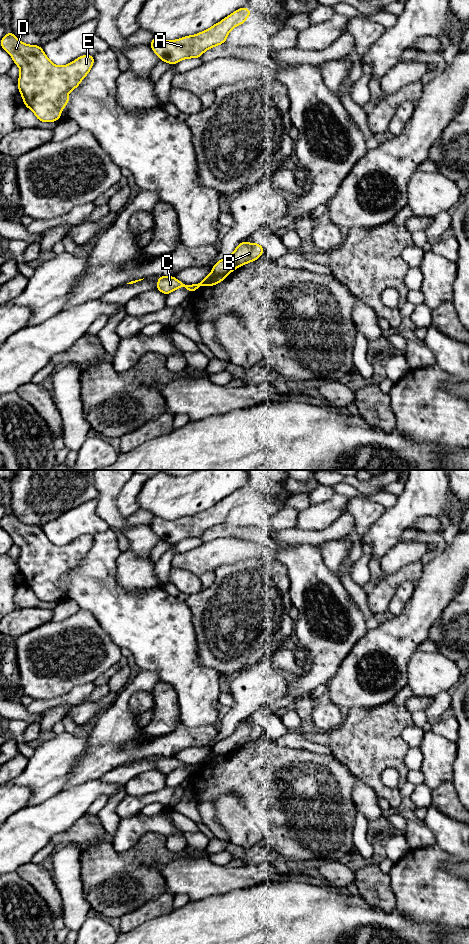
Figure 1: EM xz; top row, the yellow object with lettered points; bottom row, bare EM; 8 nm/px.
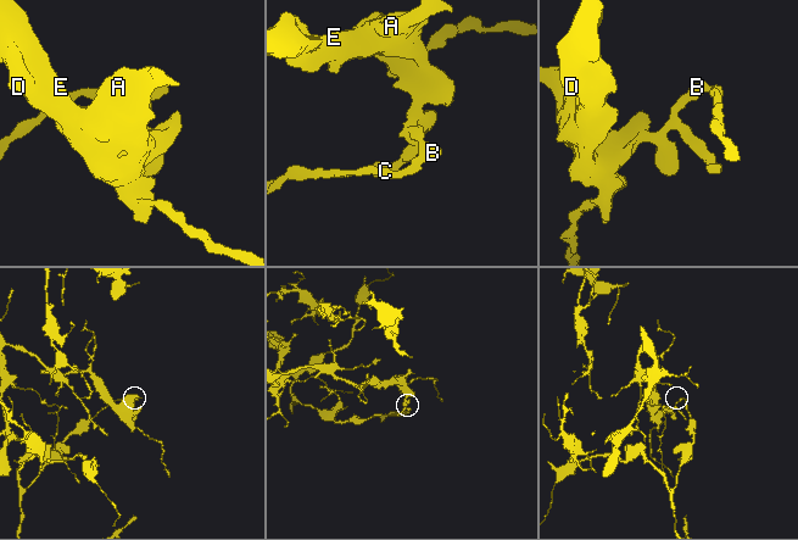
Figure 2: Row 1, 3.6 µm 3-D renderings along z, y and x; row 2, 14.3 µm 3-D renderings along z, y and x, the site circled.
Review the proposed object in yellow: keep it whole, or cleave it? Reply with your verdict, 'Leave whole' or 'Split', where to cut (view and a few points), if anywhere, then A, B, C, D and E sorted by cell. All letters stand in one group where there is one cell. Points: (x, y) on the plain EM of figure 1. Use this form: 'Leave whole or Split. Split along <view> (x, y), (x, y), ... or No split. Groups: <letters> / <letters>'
Split. Split along xz (212, 751), (226, 755). Groups: A B D E / C

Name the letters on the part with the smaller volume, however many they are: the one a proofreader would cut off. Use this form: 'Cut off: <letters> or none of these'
Cut off: C

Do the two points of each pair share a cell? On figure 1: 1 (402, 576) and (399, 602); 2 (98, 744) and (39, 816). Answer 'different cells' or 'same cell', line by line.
1: different cells
2: different cells

